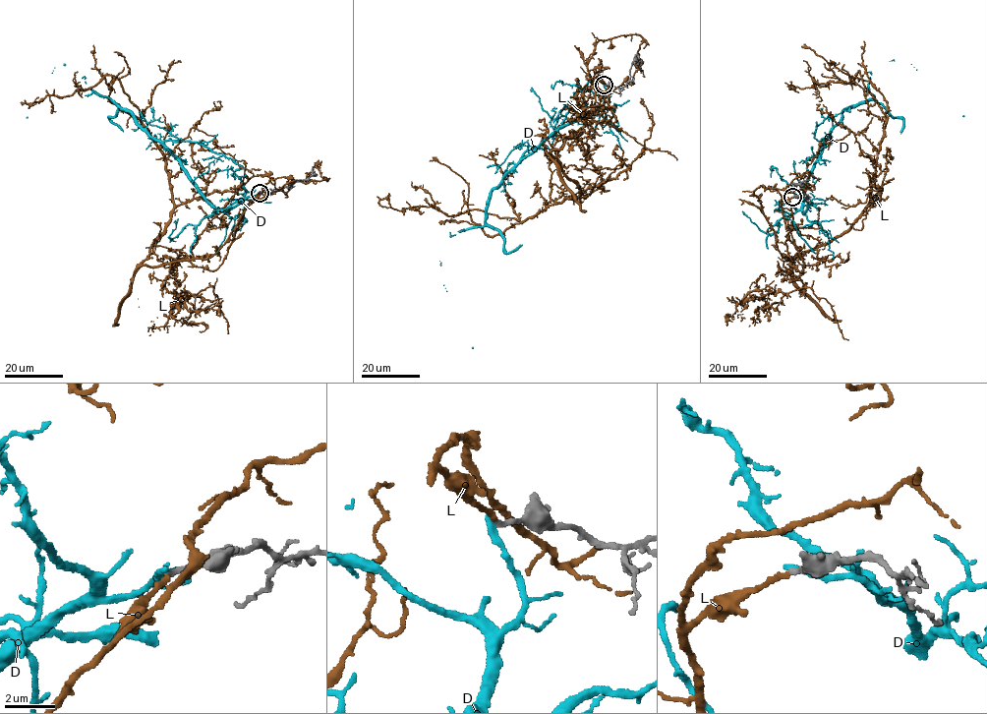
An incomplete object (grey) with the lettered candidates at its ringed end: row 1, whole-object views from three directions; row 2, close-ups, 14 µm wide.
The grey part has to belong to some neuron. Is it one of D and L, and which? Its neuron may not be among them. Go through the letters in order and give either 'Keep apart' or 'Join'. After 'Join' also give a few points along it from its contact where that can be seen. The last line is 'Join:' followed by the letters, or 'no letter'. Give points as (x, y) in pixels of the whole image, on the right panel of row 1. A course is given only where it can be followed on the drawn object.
D: Keep apart
L: Join. Its course: (793, 197), (781, 205), (799, 271), (788, 259), (864, 209), (887, 115), (860, 72), (789, 81)
Join: L

